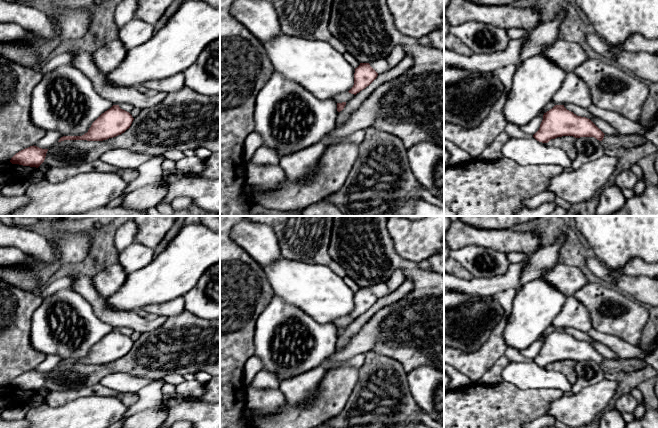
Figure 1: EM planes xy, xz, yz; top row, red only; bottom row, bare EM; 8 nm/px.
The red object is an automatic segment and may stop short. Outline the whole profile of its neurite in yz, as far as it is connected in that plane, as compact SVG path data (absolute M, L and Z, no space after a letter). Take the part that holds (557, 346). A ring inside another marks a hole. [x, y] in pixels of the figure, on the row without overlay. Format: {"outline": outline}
{"outline": "M555 329L544 337L540 352L533 361L539 366L548 367L551 363L562 360L594 361L602 365L604 359L590 343L577 340L564 329Z"}

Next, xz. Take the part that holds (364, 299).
{"outline": "M360 287L360 289L355 292L354 309L348 316L356 319L369 310L377 300L378 297L370 290L369 287Z"}

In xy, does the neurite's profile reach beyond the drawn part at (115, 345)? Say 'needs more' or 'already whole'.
already whole

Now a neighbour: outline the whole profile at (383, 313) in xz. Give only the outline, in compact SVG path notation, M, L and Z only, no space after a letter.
M406 297L393 302L374 314L371 319L361 327L361 329L351 338L350 342L341 350L335 351L325 360L325 365L329 363L342 363L350 358L367 353L372 345L378 340L381 325L384 319L397 307L406 303Z

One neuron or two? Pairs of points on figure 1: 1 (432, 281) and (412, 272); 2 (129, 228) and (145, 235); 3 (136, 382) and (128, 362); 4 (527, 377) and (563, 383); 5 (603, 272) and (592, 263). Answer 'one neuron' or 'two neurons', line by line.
1: one neuron
2: two neurons
3: two neurons
4: one neuron
5: one neuron

